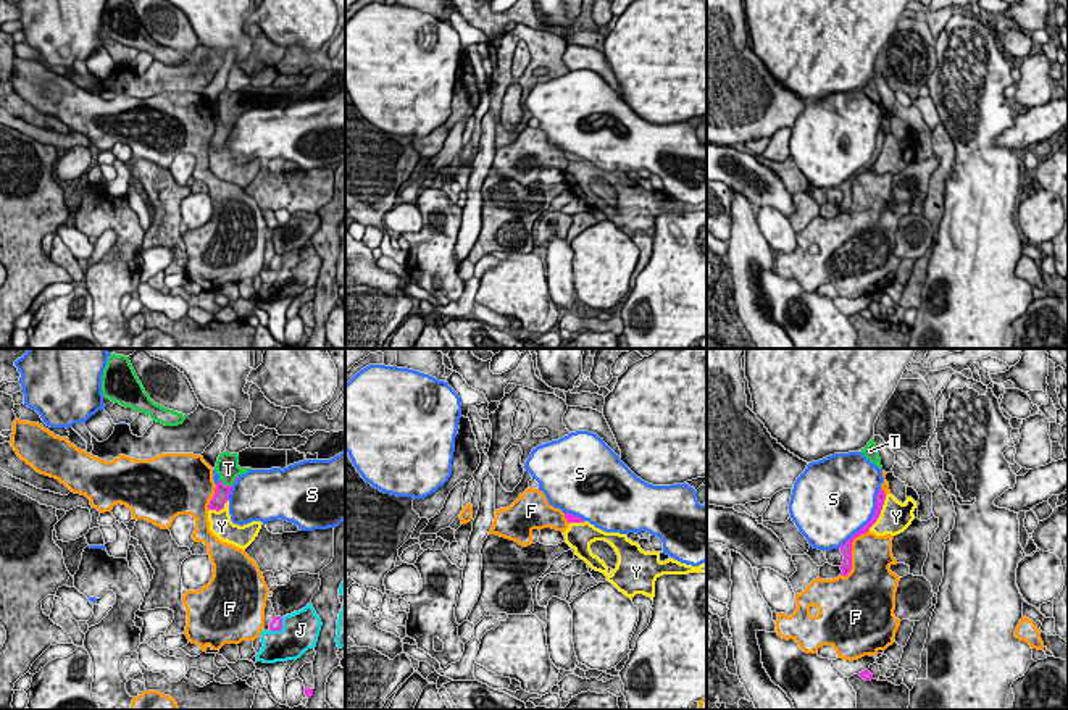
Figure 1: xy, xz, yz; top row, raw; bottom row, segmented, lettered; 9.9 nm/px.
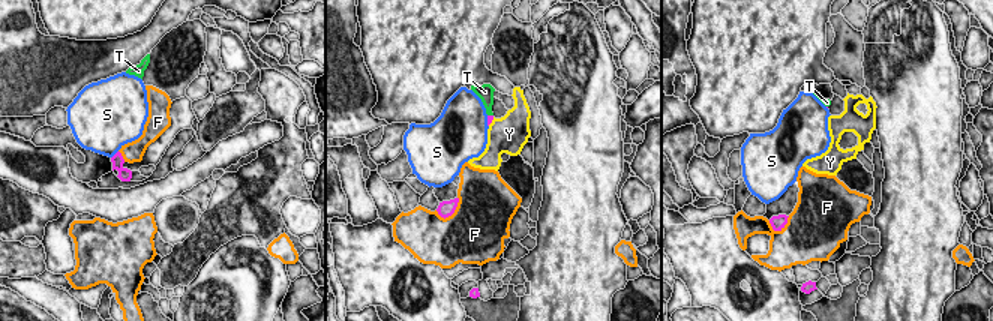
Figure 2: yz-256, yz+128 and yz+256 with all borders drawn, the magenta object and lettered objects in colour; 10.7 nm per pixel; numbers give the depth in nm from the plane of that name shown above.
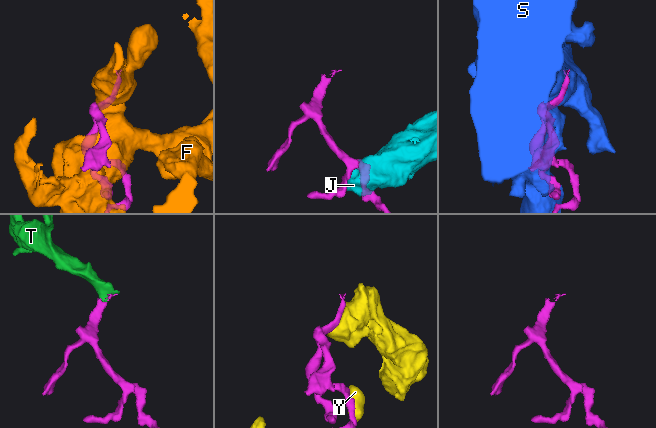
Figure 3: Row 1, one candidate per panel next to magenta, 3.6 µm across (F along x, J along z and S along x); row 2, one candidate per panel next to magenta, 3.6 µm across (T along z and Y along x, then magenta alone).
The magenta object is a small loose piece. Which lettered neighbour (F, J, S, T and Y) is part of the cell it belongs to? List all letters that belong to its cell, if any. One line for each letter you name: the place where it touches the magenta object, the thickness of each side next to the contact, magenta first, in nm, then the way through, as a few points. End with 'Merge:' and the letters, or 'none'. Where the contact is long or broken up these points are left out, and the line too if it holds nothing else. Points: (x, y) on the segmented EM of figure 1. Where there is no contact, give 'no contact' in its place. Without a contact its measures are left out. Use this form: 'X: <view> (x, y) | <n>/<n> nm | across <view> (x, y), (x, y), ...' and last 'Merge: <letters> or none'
T: xy (226, 486) | 160/240 nm | across xy (221, 492), (226, 486), (228, 468)
Merge: T

